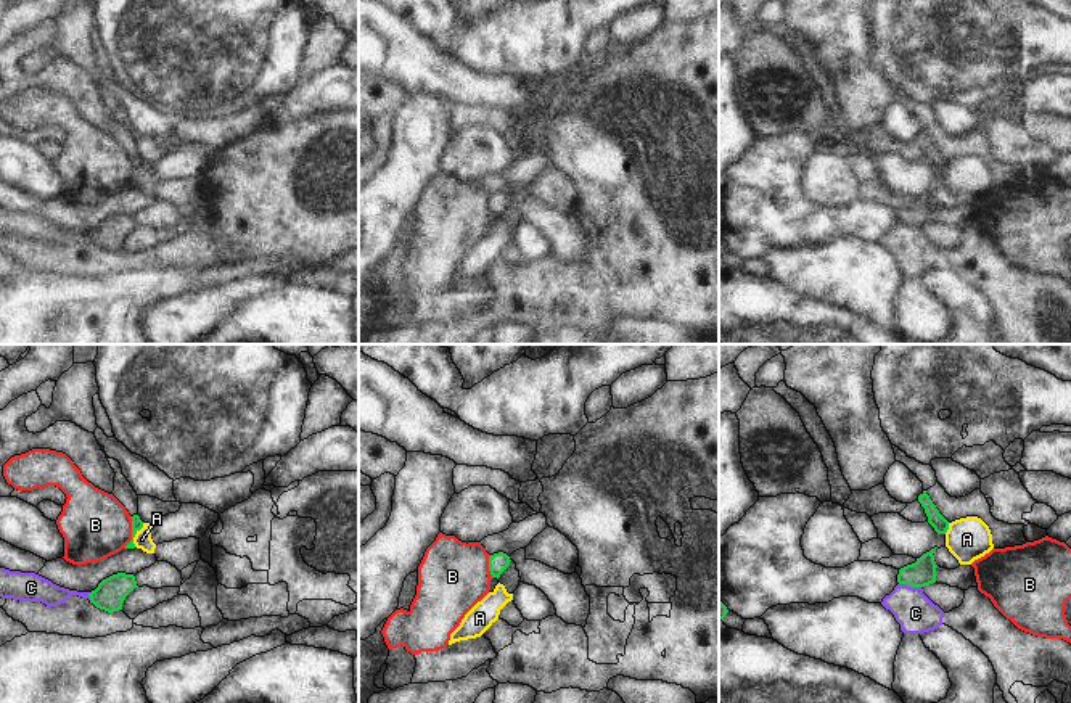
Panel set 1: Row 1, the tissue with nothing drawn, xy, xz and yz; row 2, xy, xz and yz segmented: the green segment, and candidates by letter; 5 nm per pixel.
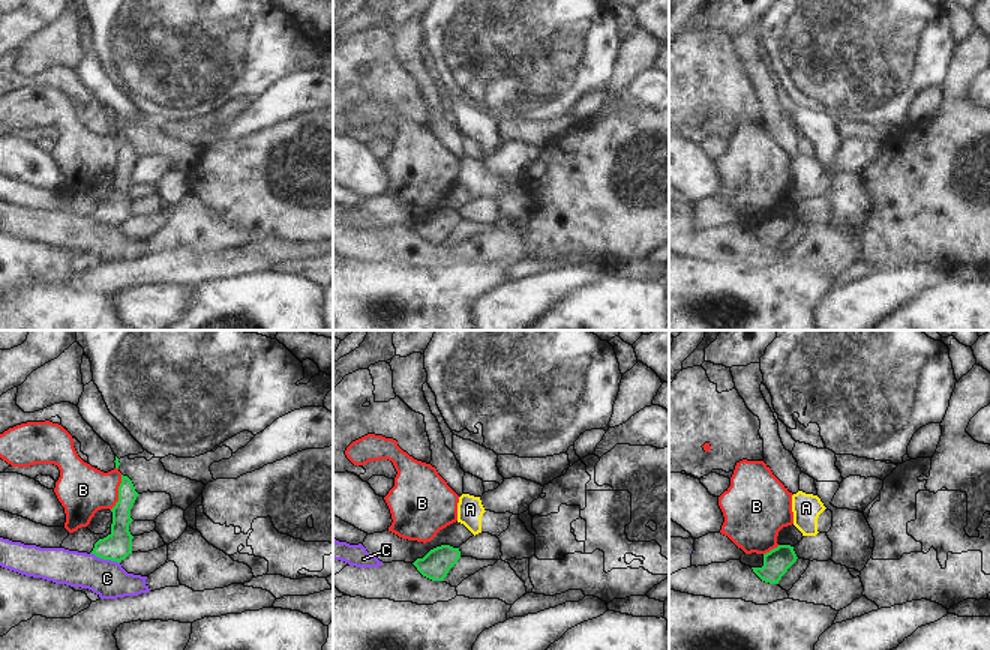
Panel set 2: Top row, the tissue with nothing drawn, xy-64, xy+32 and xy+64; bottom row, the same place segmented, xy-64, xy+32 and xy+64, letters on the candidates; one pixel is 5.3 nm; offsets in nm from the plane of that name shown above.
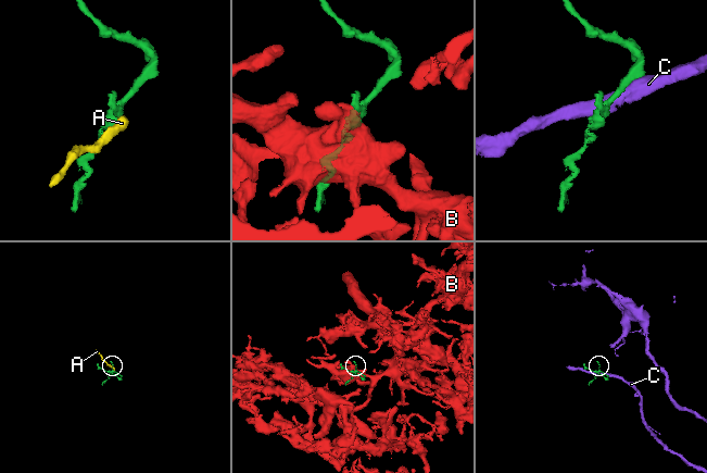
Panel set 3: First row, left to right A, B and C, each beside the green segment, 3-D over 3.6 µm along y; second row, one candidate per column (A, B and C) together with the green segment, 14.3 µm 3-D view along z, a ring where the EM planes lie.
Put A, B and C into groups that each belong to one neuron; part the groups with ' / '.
A / B / C

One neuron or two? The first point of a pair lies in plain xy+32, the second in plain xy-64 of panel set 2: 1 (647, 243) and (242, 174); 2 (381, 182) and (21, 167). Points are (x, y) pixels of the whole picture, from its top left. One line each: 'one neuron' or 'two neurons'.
1: one neuron
2: one neuron

